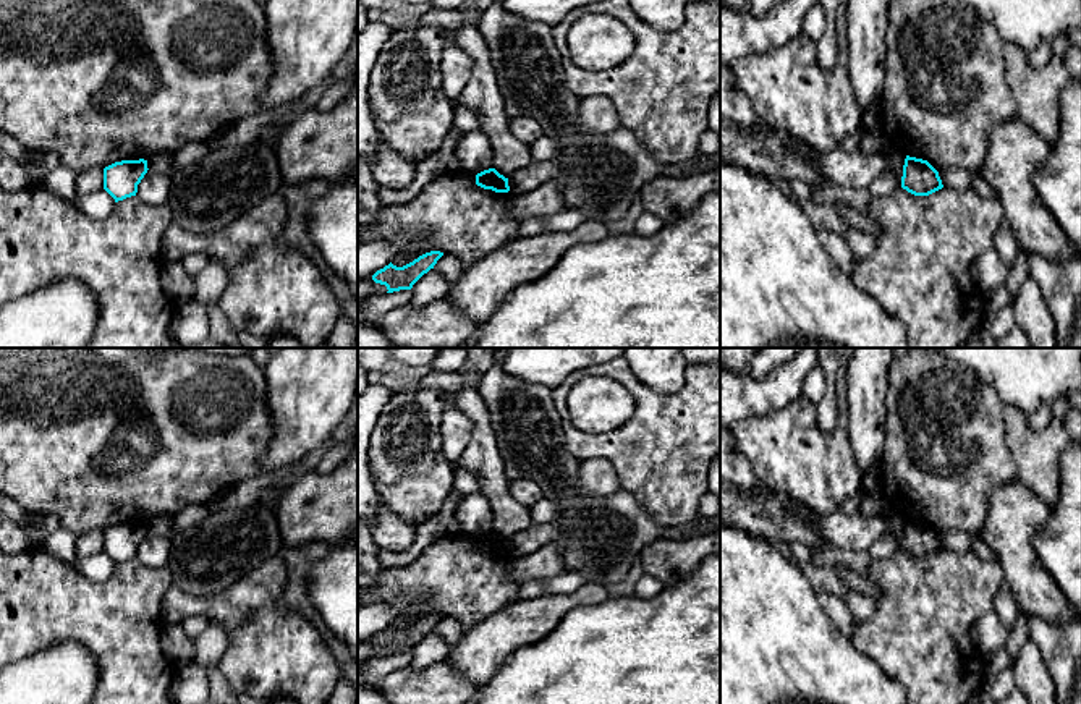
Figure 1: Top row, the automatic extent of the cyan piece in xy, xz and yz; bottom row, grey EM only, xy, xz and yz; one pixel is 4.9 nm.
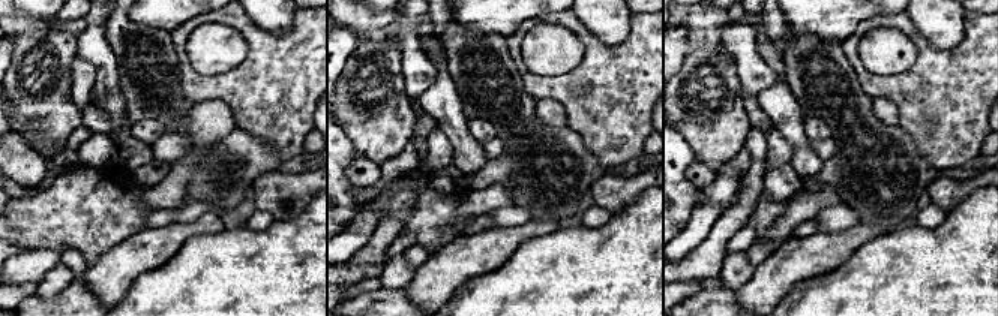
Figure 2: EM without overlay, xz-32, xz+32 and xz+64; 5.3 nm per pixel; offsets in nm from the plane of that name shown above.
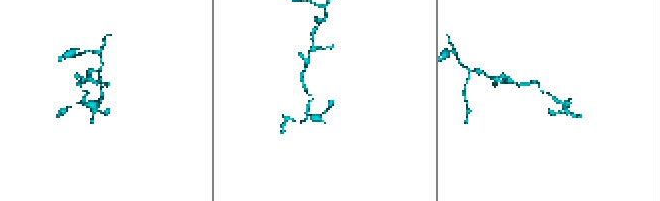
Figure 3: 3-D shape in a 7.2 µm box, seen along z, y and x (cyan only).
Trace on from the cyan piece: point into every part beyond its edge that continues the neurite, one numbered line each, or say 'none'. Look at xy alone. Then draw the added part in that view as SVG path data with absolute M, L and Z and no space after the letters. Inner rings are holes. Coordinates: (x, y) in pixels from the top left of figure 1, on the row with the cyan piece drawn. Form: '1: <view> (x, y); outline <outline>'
none

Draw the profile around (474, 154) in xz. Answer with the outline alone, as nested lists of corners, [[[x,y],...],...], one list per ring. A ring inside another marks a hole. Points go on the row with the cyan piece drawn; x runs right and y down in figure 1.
[[[469,131],[456,144],[455,157],[460,170],[477,175],[494,168],[494,149],[484,131]]]

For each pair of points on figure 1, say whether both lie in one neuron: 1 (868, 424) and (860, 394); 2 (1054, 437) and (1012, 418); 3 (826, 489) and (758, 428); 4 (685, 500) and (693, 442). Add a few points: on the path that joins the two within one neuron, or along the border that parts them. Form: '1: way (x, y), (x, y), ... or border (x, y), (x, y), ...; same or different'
1: way (868, 416), (866, 402); same
2: way (1044, 437), (1031, 437), (1021, 428); same
3: way (809, 473), (785, 449), (774, 444); same
4: way (685, 486), (685, 457); same

